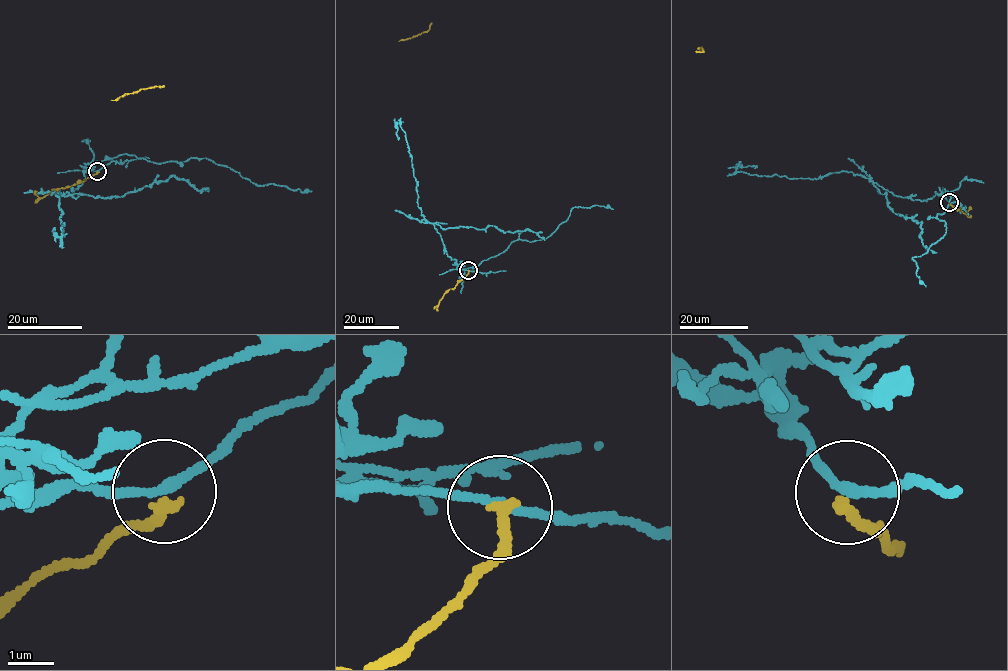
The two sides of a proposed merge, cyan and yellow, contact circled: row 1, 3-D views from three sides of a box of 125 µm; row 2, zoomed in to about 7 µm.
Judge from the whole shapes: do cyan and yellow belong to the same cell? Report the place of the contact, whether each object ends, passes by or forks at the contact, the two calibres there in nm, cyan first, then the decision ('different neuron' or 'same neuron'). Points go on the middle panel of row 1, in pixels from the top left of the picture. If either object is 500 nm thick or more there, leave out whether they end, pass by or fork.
at (468, 270); cyan passes by; yellow ends there; 170 nm thick on the cyan side, 240 nm on the other; different neuron

